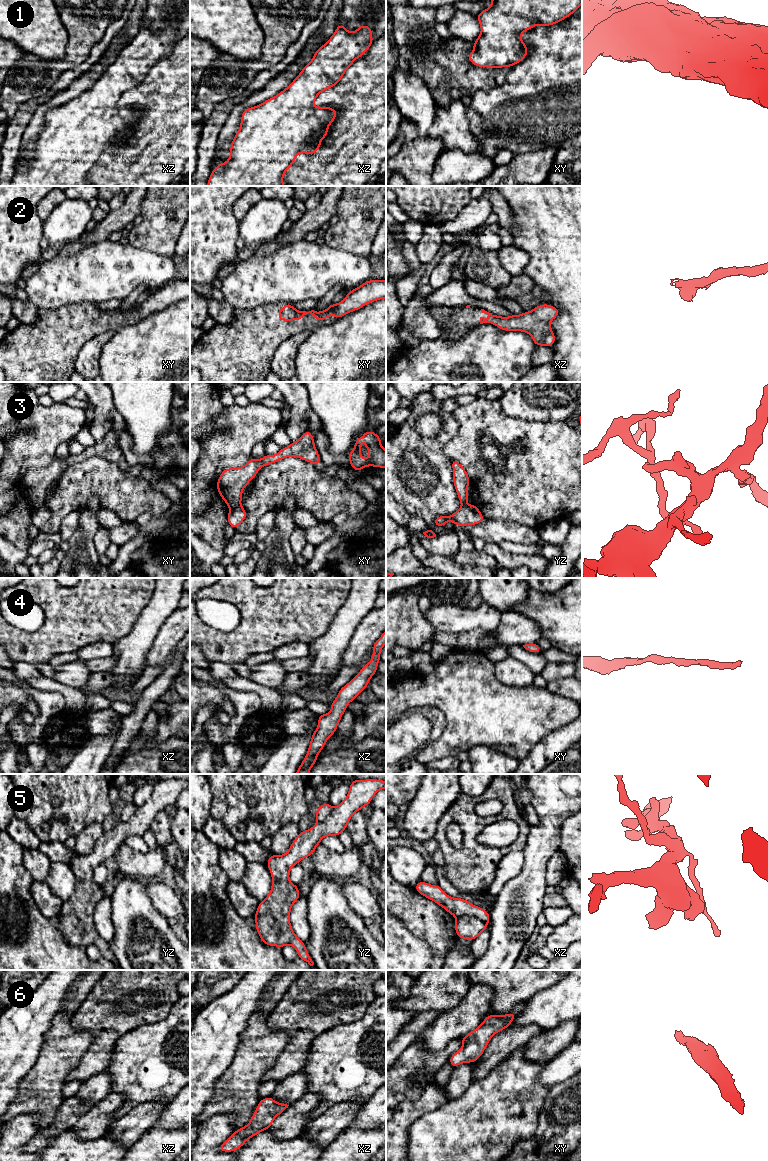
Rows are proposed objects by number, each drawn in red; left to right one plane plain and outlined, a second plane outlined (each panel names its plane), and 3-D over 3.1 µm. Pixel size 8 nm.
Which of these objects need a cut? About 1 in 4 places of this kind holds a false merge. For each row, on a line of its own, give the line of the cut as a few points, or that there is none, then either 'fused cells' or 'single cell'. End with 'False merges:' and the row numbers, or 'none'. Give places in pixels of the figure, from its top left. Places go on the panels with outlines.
1: no cut; single cell
2: no cut; single cell
3: cut in xy along (239, 504), (230, 509); fused cells
4: no cut; single cell
5: cut in xz along (456, 917), (463, 915), (476, 916), (487, 924); fused cells
6: no cut; single cell
False merges: 3, 5

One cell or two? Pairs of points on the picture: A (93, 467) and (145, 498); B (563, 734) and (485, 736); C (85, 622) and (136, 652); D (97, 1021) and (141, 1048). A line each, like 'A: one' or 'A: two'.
A: one
B: two
C: two
D: two

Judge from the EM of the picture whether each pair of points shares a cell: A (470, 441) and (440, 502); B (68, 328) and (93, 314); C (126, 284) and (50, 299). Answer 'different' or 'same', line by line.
A: different
B: same
C: same

